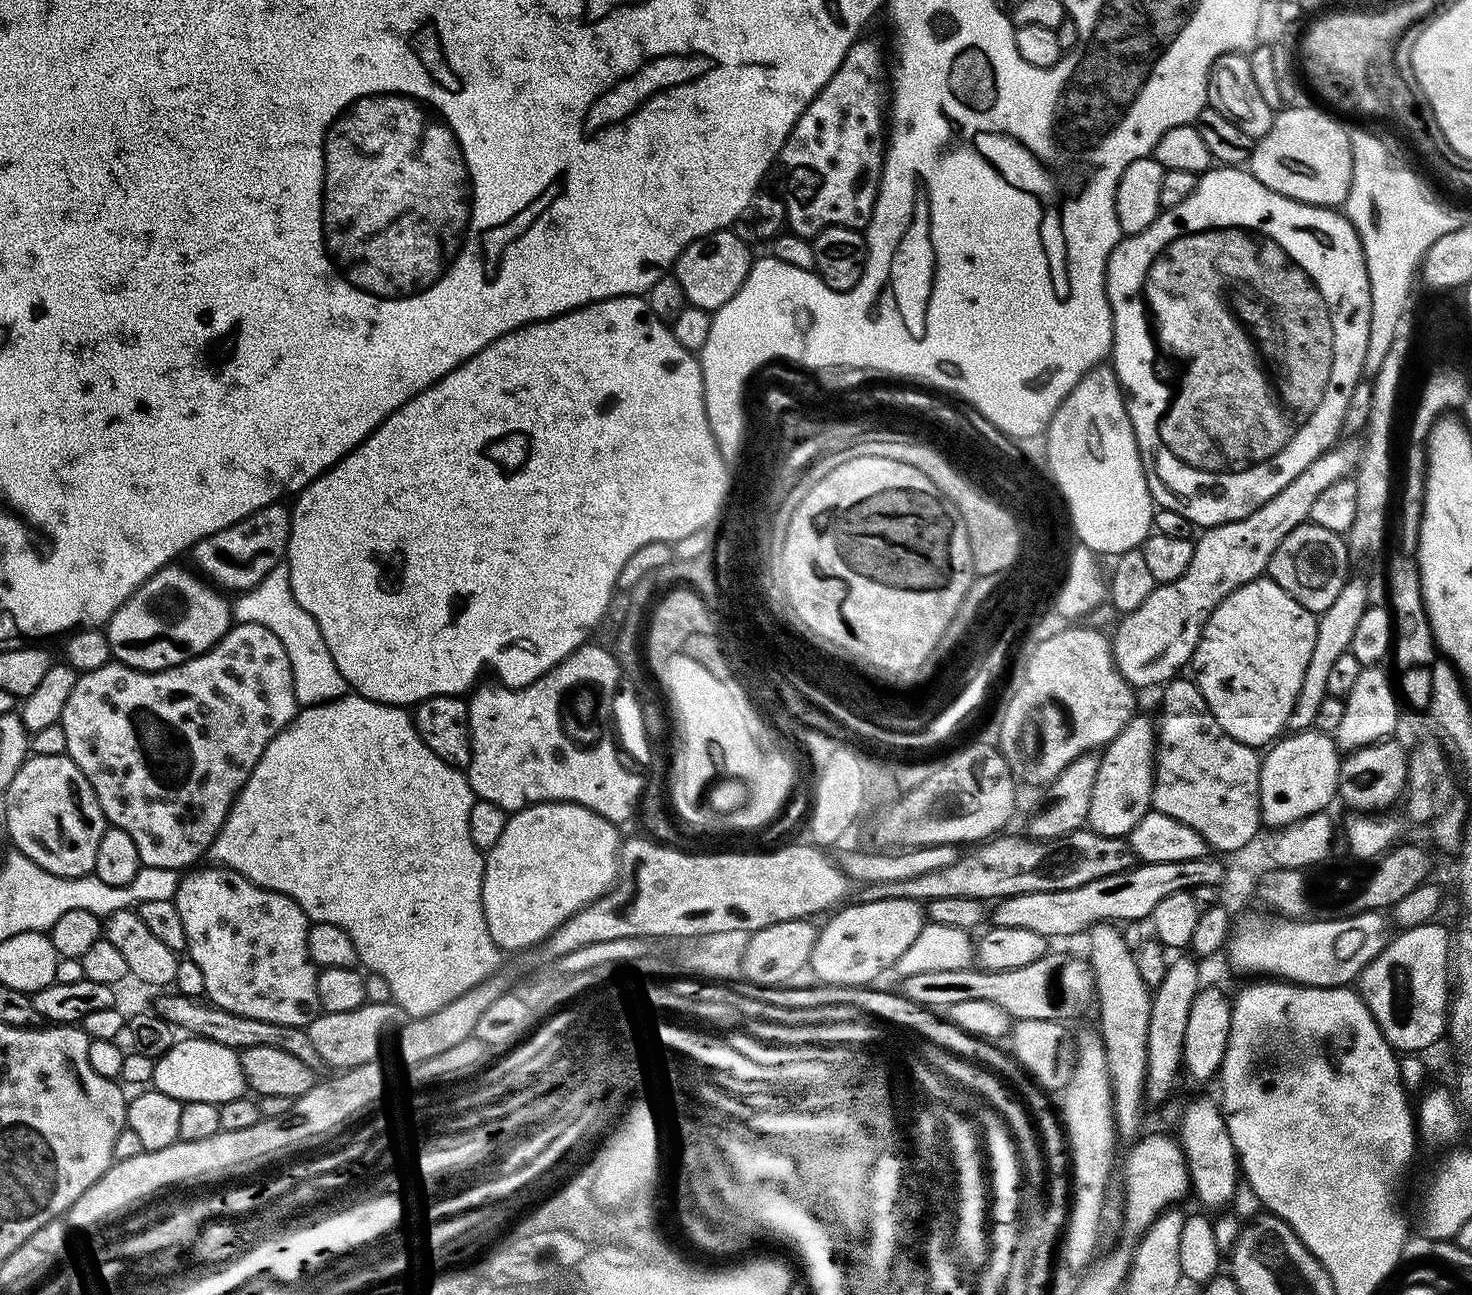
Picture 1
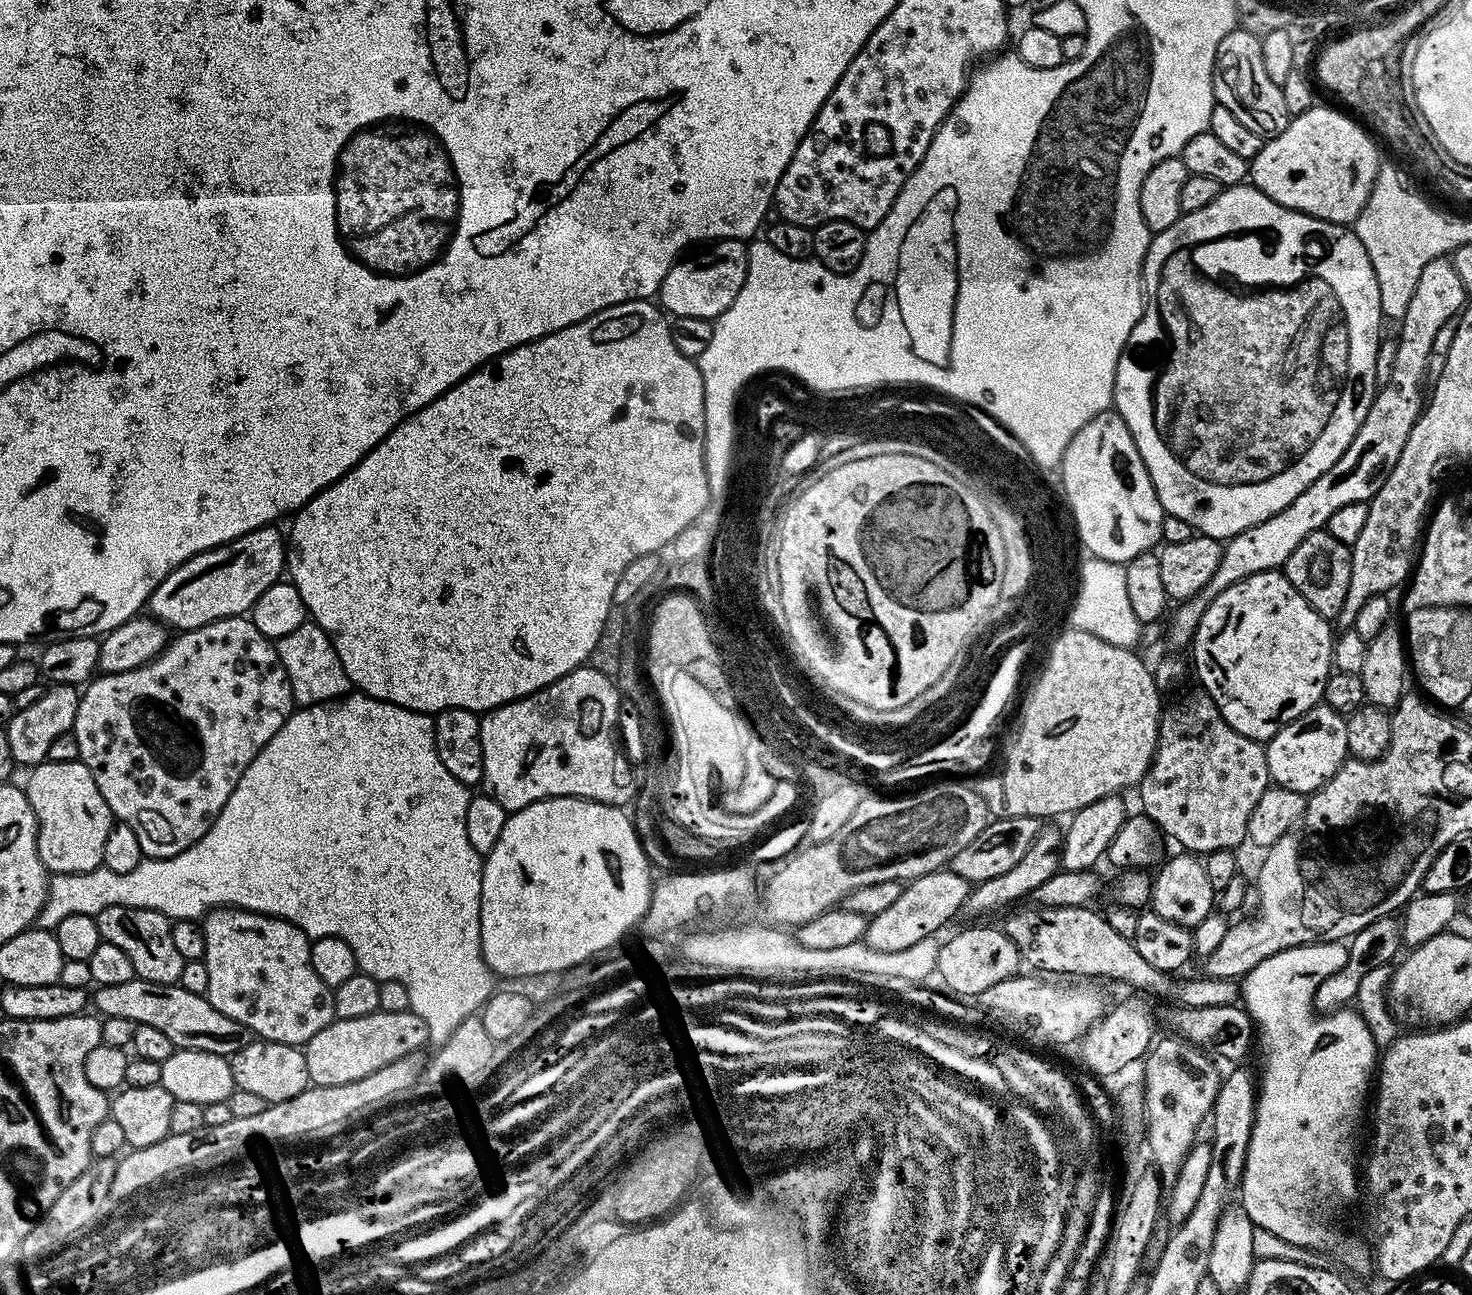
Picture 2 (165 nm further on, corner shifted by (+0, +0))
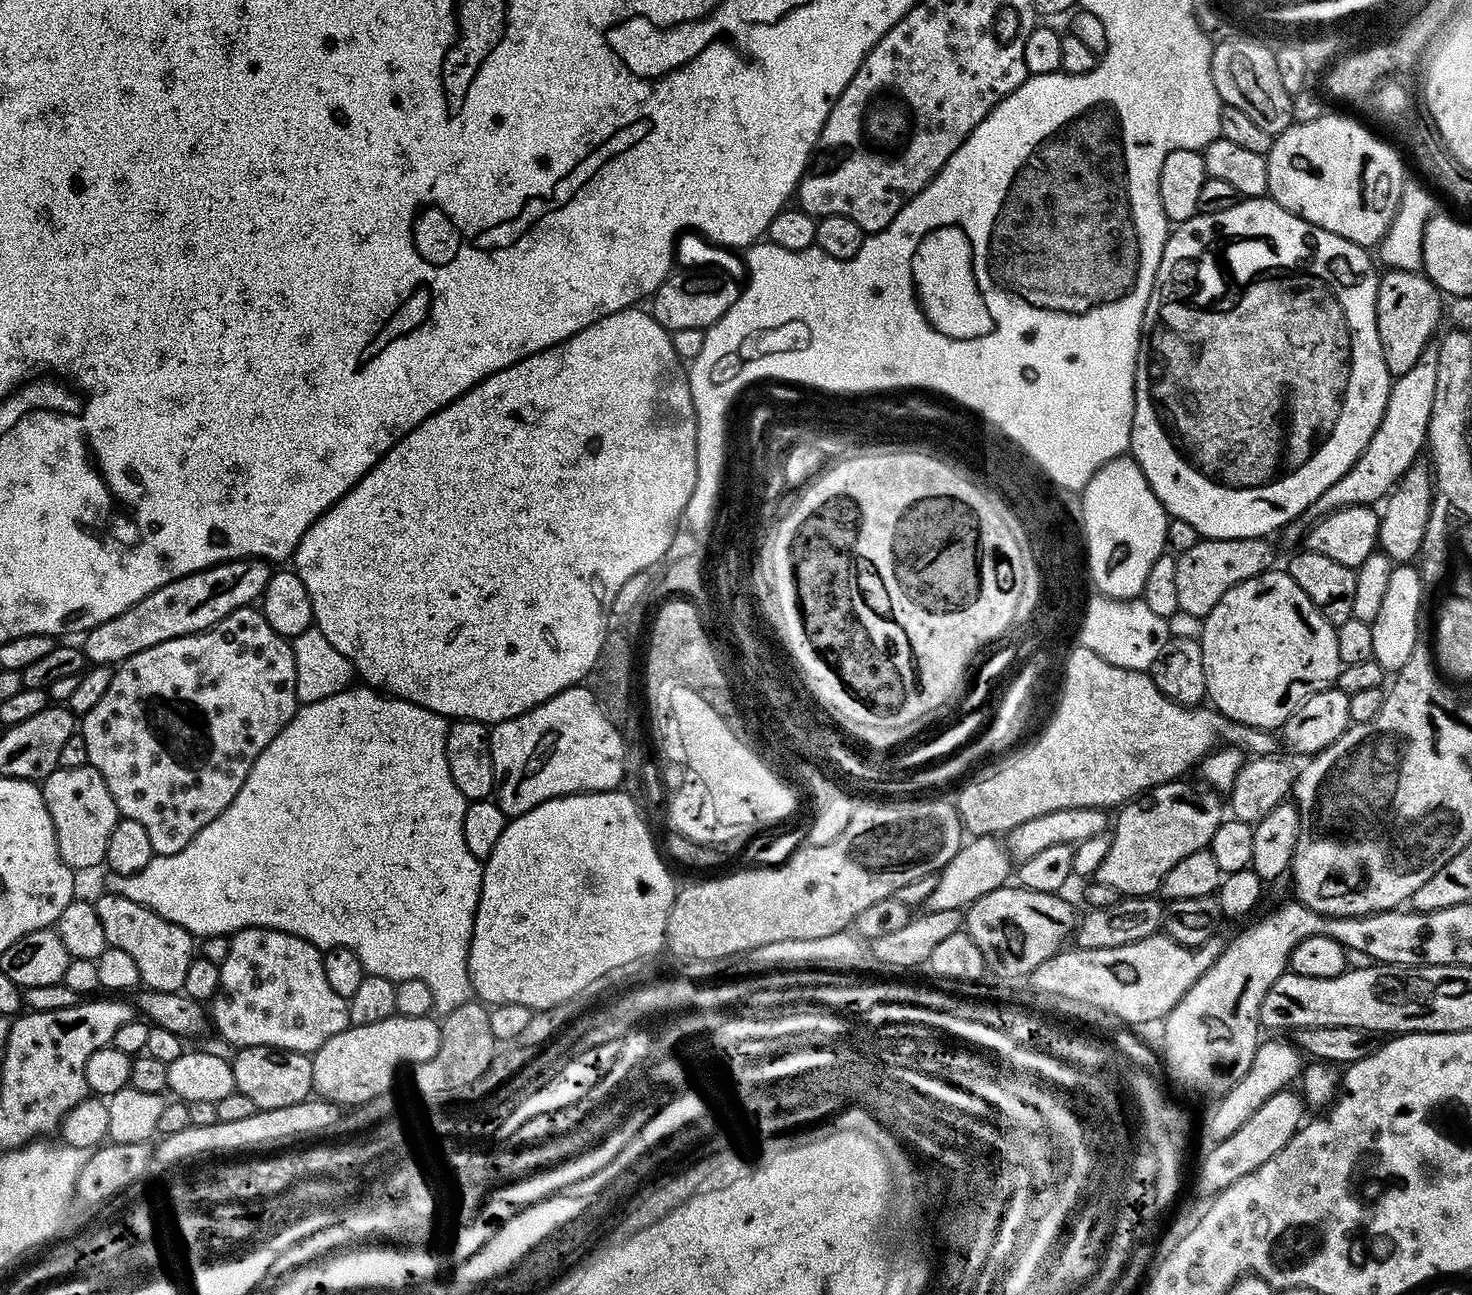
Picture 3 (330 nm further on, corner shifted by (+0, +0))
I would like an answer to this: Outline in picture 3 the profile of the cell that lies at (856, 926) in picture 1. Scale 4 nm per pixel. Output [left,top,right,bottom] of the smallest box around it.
[926,835,1014,911]

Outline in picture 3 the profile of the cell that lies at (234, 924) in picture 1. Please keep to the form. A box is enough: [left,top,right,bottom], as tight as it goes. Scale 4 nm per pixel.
[210,928,348,1054]

